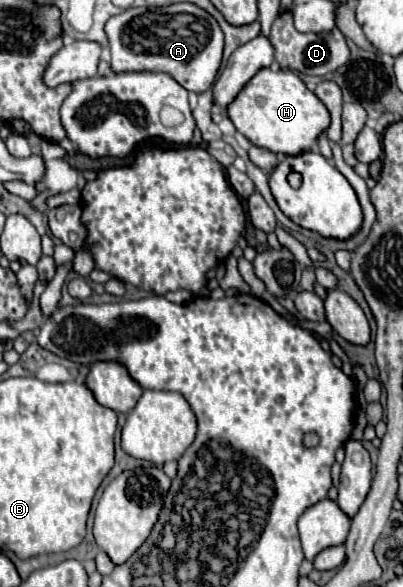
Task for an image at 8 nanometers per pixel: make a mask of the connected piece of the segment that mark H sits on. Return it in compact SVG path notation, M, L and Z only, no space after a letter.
M260 69L252 77L252 81L248 81L248 85L244 85L244 89L236 95L236 101L226 107L226 111L234 127L246 139L272 153L284 155L298 155L310 151L318 135L330 125L330 113L324 103L290 69Z

